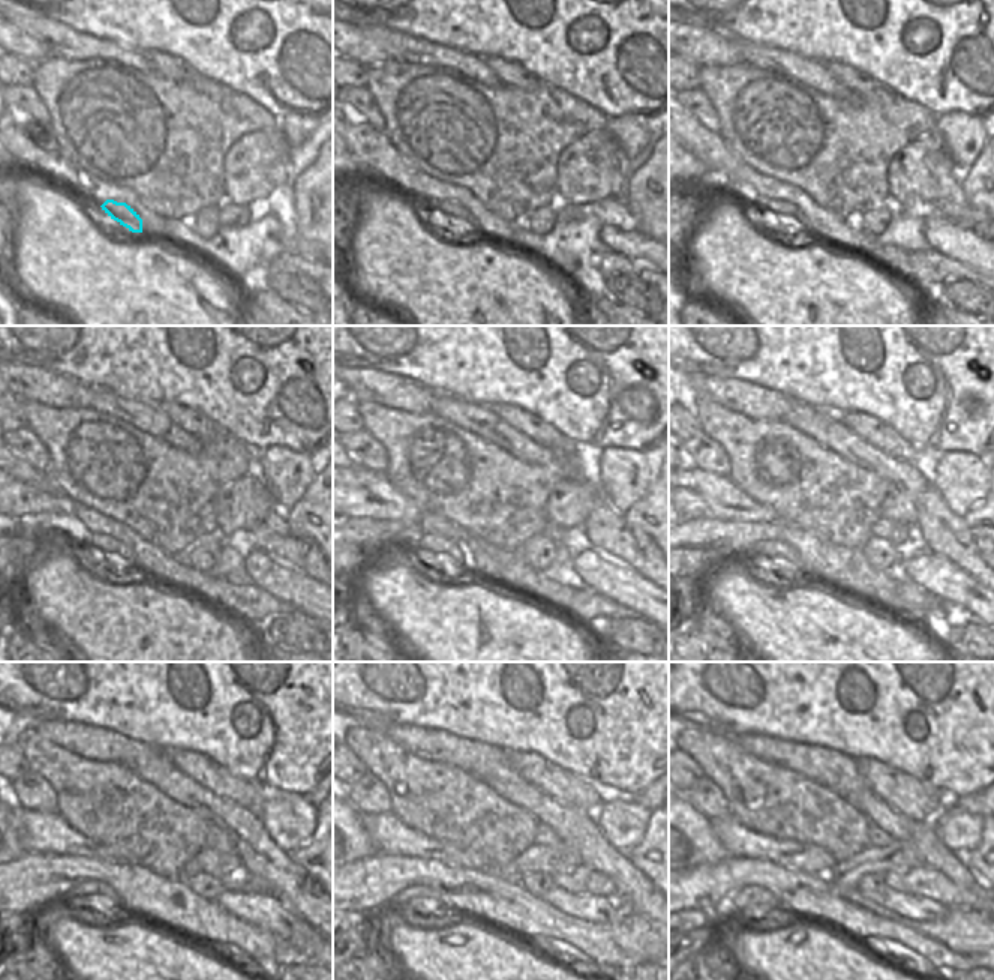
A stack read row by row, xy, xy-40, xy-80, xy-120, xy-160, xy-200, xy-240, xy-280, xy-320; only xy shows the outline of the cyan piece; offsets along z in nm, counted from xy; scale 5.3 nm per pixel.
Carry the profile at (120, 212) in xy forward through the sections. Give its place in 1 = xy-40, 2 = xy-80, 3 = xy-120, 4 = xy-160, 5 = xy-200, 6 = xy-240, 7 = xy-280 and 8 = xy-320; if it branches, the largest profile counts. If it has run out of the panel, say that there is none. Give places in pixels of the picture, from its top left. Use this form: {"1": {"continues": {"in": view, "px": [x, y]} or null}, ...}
{"1": {"continues": {"in": "xy-40", "px": [449, 209]}}, "2": {"continues": {"in": "xy-80", "px": [778, 207]}}, "3": {"continues": {"in": "xy-120", "px": [105, 545]}}, "4": {"continues": {"in": "xy-160", "px": [431, 545]}}, "5": {"continues": {"in": "xy-200", "px": [781, 551]}}, "6": {"continues": {"in": "xy-240", "px": [96, 889]}}, "7": {"continues": {"in": "xy-280", "px": [417, 892]}}, "8": {"continues": {"in": "xy-320", "px": [741, 901]}}}

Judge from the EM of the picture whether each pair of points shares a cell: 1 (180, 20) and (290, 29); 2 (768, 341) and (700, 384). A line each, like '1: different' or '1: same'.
1: same
2: different

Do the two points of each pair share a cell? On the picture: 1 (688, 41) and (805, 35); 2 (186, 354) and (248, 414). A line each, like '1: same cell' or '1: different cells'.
1: different cells
2: same cell

